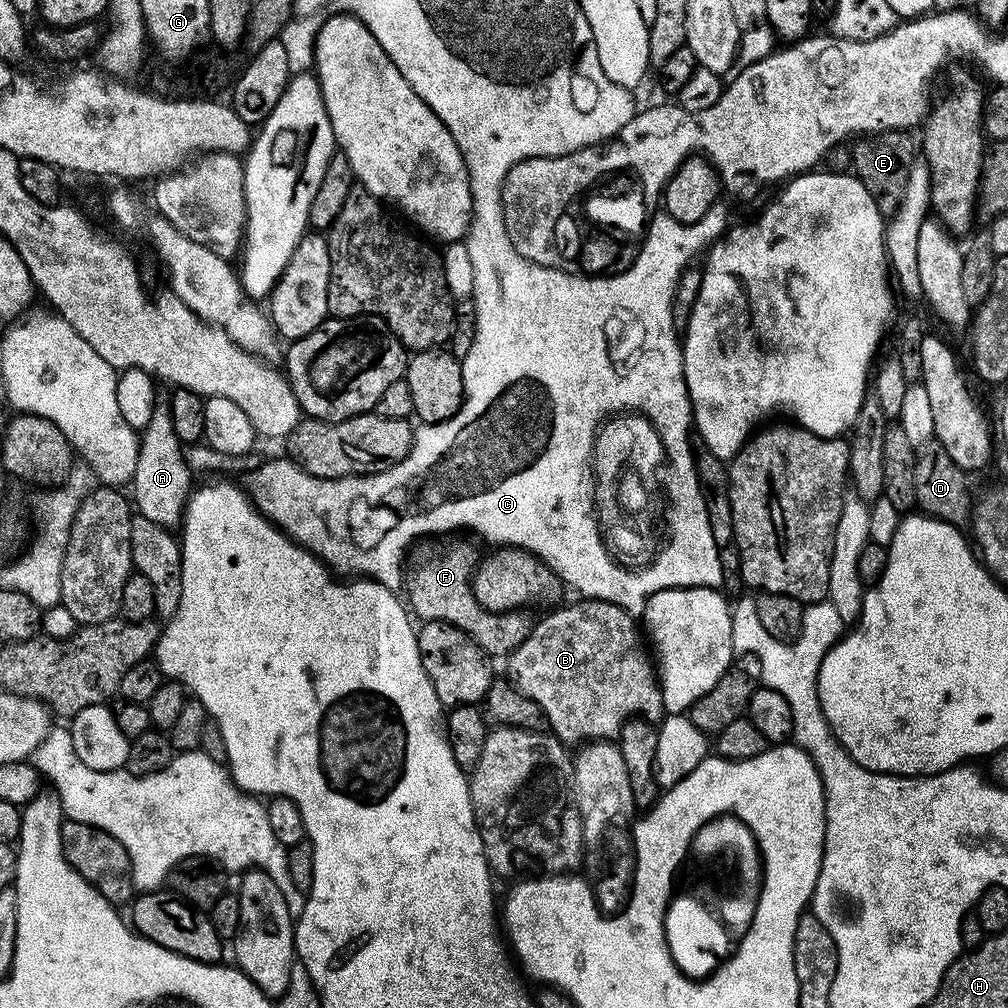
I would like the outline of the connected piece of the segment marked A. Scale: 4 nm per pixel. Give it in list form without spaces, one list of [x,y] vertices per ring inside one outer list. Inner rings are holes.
[[[157,403],[150,422],[142,429],[139,441],[140,452],[136,456],[130,481],[130,496],[134,501],[135,511],[150,518],[150,522],[158,522],[165,526],[179,525],[184,514],[184,506],[194,488],[194,472],[188,467],[186,452],[178,434],[174,434],[174,422],[170,422],[167,403]]]

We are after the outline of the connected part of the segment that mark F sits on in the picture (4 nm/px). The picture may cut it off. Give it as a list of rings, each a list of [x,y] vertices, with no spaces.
[[[424,538],[412,545],[406,556],[407,607],[413,613],[416,611],[420,615],[419,619],[421,621],[437,620],[438,622],[446,622],[450,626],[458,626],[458,630],[462,630],[470,638],[474,638],[474,642],[478,642],[478,646],[489,657],[500,656],[500,658],[507,658],[513,650],[518,646],[522,646],[522,642],[526,642],[526,638],[532,633],[533,617],[528,617],[529,613],[524,610],[487,612],[480,605],[478,598],[474,598],[472,574],[476,571],[476,565],[482,559],[482,552],[479,552],[470,541],[456,539],[460,538]]]

